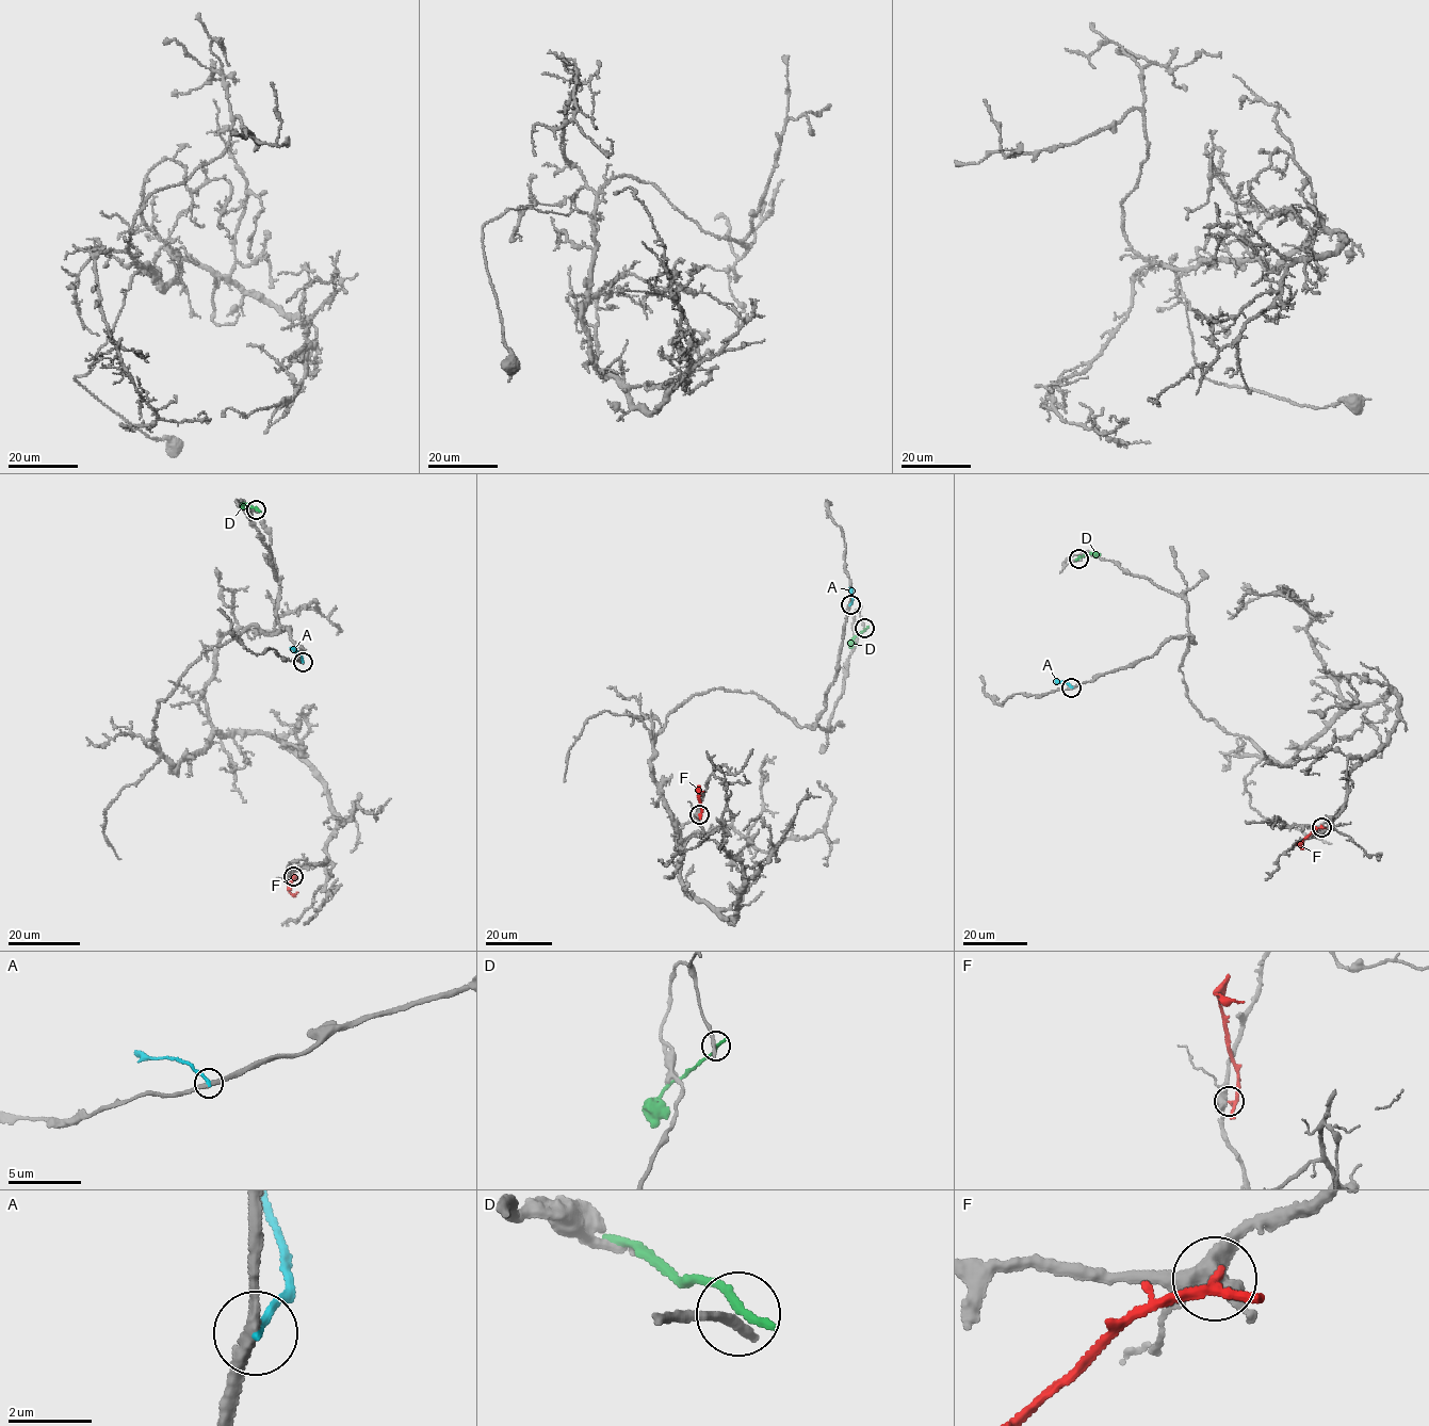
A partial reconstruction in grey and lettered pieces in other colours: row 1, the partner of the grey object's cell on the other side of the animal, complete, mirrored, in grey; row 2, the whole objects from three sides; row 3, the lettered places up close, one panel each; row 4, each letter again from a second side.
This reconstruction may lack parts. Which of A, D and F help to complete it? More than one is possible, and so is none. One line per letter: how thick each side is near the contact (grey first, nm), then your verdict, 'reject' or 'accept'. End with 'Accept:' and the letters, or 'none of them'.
A: 320/200 nm | reject
D: 280/190 nm | reject
F: 550/160 nm | reject
Accept: none of them

